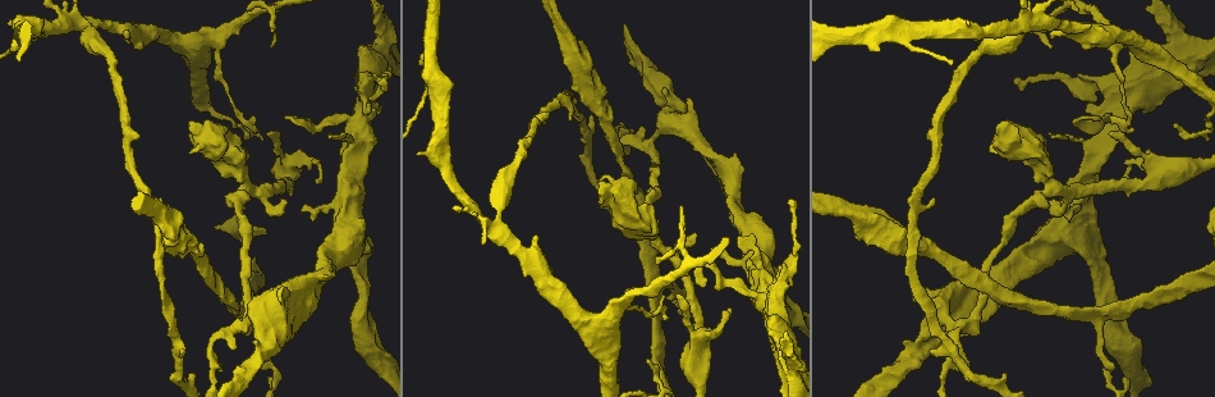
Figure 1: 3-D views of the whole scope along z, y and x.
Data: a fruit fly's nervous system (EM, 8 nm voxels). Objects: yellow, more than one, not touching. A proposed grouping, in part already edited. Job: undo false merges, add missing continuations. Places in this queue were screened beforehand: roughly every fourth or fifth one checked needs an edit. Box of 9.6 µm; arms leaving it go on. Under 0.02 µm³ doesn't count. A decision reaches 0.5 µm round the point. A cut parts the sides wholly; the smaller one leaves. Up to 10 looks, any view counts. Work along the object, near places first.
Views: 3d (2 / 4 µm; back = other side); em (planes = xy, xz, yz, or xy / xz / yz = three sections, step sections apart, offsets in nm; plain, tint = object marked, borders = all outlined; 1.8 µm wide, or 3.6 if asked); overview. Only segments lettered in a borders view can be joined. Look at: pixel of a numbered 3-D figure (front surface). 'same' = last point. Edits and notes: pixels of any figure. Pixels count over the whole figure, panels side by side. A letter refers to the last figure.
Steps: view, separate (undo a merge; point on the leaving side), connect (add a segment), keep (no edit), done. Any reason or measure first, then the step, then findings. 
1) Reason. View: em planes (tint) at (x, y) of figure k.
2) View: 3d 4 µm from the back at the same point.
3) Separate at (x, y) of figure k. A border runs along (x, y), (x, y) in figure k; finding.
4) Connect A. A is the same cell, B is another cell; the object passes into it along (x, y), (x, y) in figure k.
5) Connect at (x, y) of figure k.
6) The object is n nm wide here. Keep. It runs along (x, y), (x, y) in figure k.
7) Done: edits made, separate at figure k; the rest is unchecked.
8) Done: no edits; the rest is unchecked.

Free end. View: 3d 4 µm at (599, 181) of figure 1.

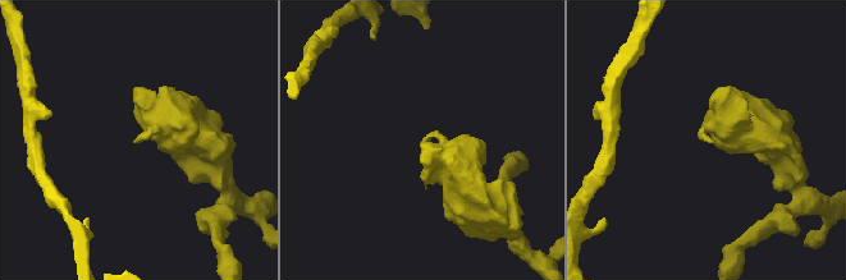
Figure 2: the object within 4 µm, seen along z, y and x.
View: em 3.6 µm xy step 16 (borders) at (134, 140) of figure 2.

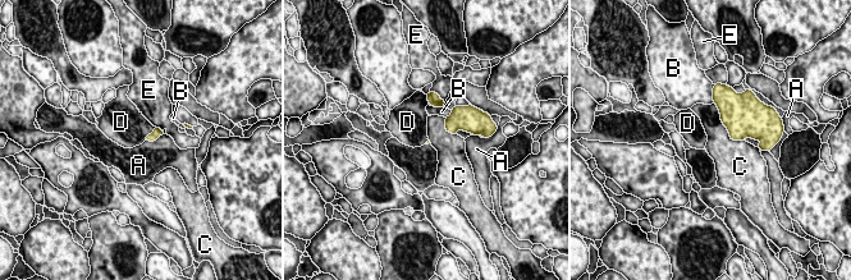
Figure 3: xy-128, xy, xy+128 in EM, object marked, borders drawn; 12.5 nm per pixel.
Keep. A, B, C, D and E are other cells; a border runs along (155, 127), (145, 140) in figure 3; no lettered segment goes on from it.

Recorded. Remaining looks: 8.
Sharp bend. View: 3d 2 µm at (215, 49) of figure 1.

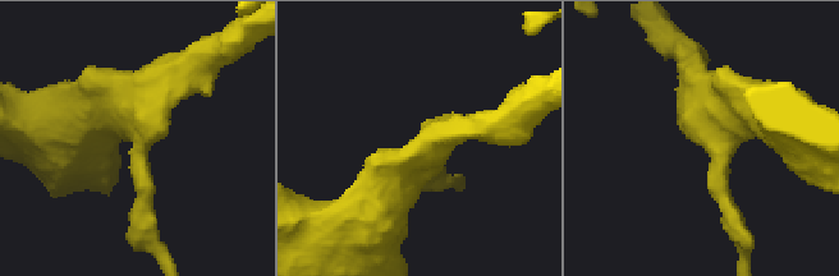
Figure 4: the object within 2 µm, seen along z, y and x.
3 arms meet here; need the tissue. View: em xy step 8 (tint) at (141, 133) of figure 4.

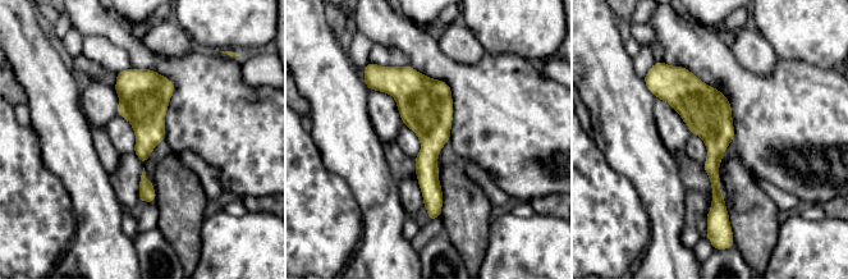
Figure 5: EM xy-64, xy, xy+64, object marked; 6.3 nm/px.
Cut it another way. View: em planes (borders) at the same point.

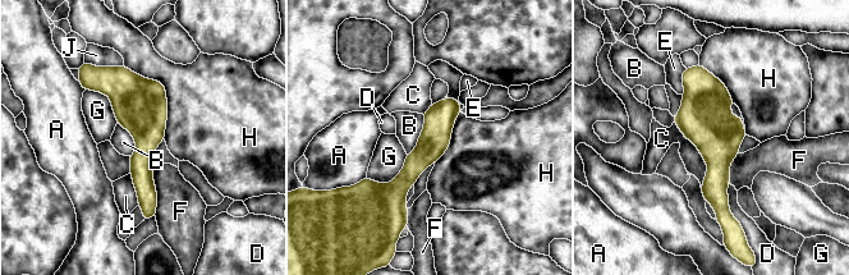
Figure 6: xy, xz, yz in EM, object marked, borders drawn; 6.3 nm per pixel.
The longest contact is with H, 550 nm. Keep. A, B, C, D, E, F, G, H and J are other cells; it runs along (109, 69), (143, 113), (150, 214) in figure 6; continuous, no second neuron.

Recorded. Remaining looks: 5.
Thick turns thin. View: 3d 4 µm at (959, 328) of figure 1.

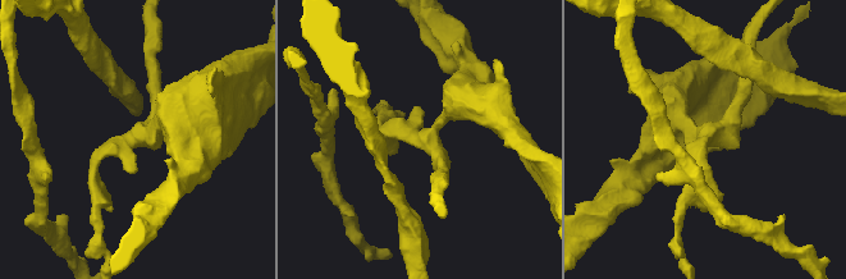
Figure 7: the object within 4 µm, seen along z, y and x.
View: em planes (borders) at (143, 134) of figure 7.

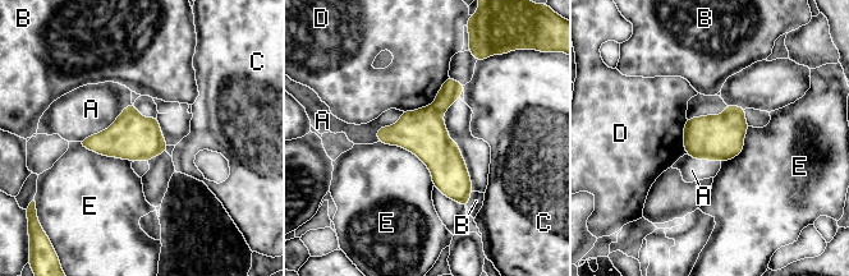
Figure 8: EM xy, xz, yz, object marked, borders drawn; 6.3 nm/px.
The object is 280 nm wide here. Separate at (422, 132) of figure 8. A, B, C, D and E are other cells; a border runs along (431, 105), (443, 115) in figure 8; a second neuron is stuck on.

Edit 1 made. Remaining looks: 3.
See it whole again. View: overview.

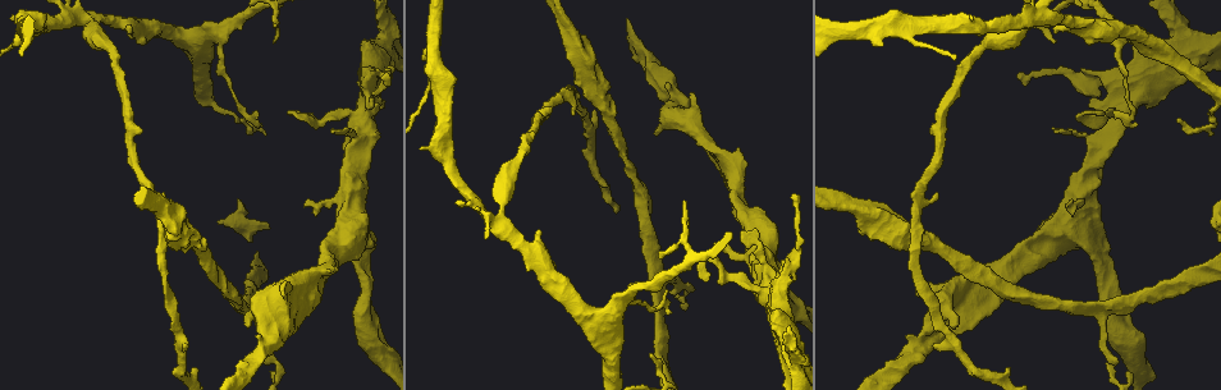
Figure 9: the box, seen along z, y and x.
Sudden change in width. View: em 3.6 µm xy step 16 (tint) at (363, 123) of figure 9.

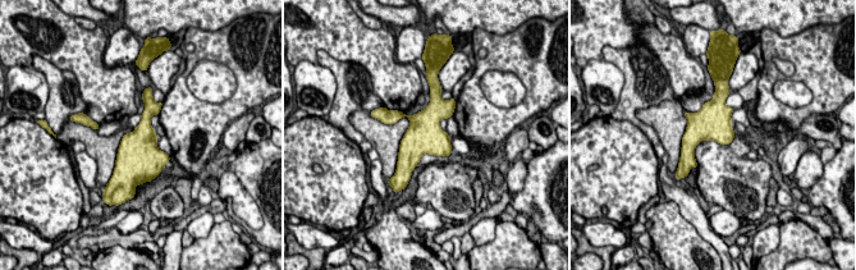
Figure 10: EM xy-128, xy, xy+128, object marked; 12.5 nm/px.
What lies round it. View: em 3.6 µm xy step 16 (borders) at the same point.

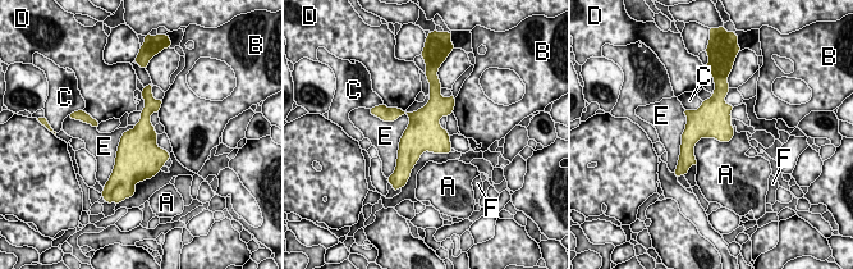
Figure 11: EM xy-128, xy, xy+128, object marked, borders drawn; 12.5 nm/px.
The object is 280 nm wide here. Keep. A, B, C, D, E and F are other cells; a border runs along (734, 128), (696, 164) in figure 11; all the same neuron.

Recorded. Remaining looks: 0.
Done: edits made, separate at figure 8; the rest is unchecked.

